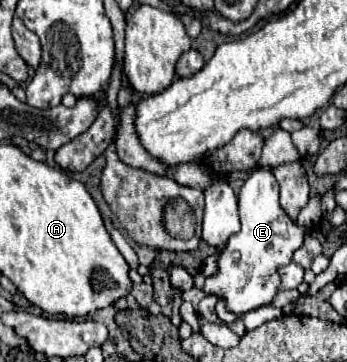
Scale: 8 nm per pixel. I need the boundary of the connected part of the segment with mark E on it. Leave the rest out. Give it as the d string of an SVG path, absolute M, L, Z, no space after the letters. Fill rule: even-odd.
M256 168L244 182L238 208L242 230L234 234L218 258L218 274L206 278L202 290L206 294L218 294L228 302L228 310L244 314L262 306L268 306L276 296L280 282L276 282L276 268L292 260L294 250L302 246L306 228L296 226L280 208L280 186L270 168Z

